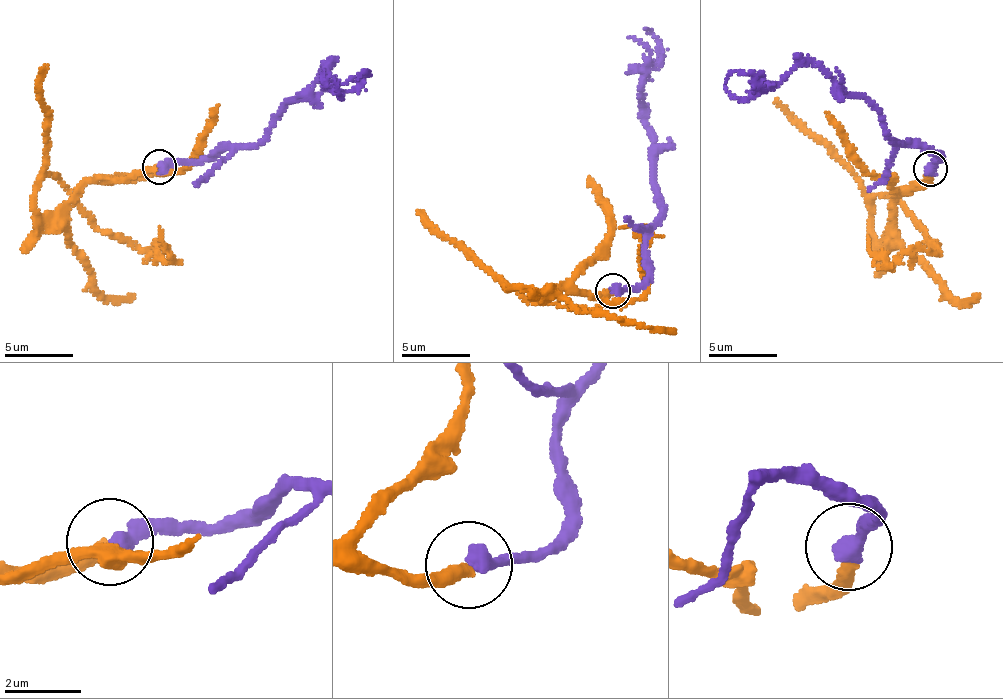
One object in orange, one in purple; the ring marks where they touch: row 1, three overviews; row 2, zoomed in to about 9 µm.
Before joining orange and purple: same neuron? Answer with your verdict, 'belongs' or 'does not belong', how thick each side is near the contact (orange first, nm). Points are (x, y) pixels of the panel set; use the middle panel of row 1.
belongs; calibres 320 and 440 nm

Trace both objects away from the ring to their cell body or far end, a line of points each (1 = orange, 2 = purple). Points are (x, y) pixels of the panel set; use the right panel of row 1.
1: (931, 167), (899, 189), (881, 240), (873, 230), (886, 193), (935, 251), (890, 263), (868, 236)
2: (931, 167), (935, 151), (891, 143), (875, 109), (836, 92), (811, 62), (778, 82), (734, 71), (725, 82)

